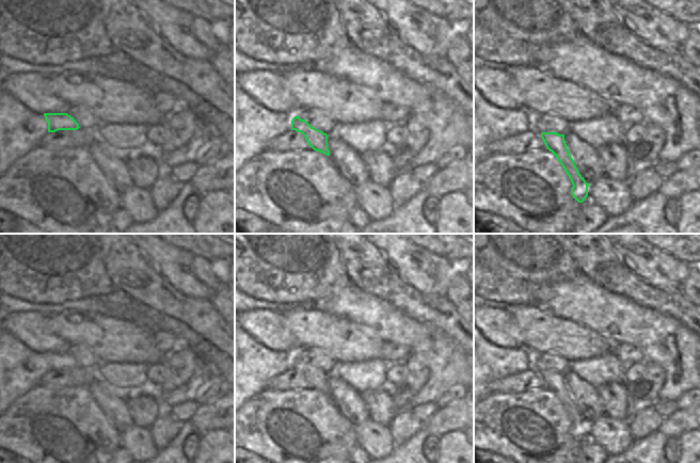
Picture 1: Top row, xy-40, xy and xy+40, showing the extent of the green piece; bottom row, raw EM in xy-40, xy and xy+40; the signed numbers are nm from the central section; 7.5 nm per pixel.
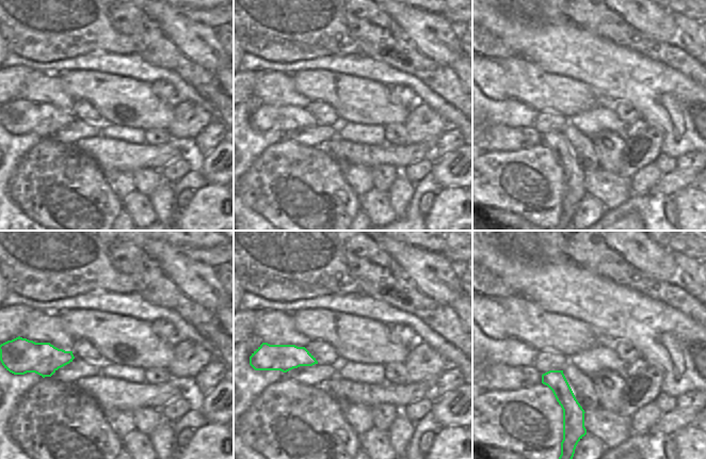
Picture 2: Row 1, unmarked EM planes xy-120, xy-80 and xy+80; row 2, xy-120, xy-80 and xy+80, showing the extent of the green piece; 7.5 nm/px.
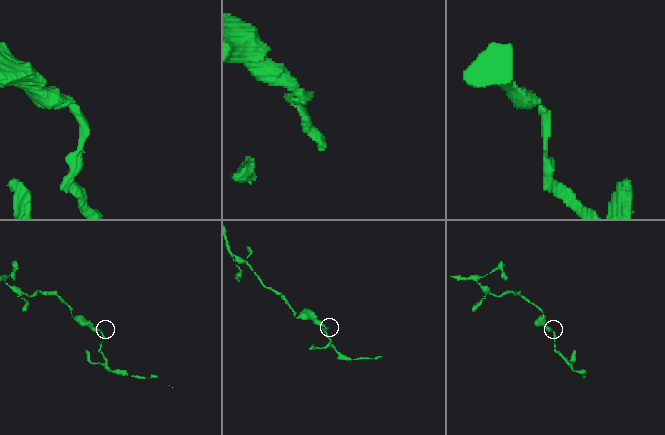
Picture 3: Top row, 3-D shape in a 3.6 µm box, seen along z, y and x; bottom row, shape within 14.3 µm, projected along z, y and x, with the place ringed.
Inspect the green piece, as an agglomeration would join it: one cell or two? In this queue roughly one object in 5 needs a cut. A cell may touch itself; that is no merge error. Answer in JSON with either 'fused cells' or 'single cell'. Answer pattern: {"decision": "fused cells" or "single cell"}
{"decision": "single cell"}

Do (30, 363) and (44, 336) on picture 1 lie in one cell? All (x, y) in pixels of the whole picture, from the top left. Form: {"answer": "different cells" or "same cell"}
{"answer": "different cells"}

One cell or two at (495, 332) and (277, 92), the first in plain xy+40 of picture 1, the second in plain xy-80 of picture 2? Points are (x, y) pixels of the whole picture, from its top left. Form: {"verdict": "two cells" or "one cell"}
{"verdict": "one cell"}

